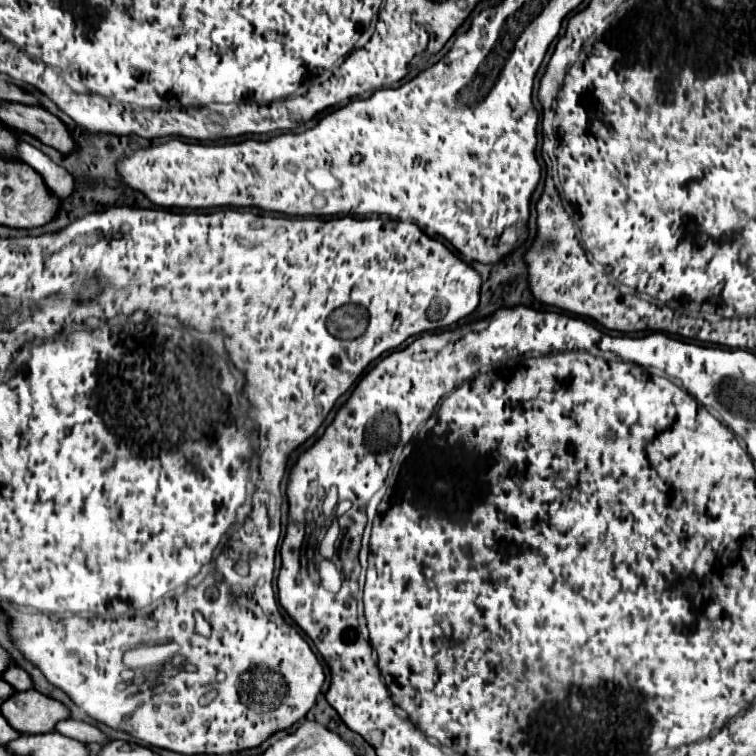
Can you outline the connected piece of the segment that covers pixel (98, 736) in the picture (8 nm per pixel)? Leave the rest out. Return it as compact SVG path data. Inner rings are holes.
M73 718L59 720L55 724L55 732L63 734L67 738L75 738L79 742L99 742L99 744L107 742L107 736L99 728L95 728L87 722L81 722L81 720L73 720Z

